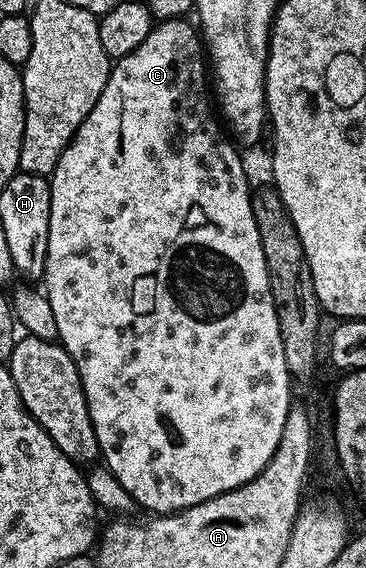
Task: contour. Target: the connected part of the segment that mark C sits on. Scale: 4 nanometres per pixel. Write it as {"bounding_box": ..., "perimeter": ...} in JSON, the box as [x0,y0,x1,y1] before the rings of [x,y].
{"bounding_box":[42,17,294,515],"perimeter":[[[181,17],[157,22],[138,49],[111,64],[102,97],[98,97],[94,109],[90,109],[86,121],[82,121],[76,130],[76,135],[50,176],[52,196],[42,280],[42,291],[54,311],[58,342],[66,349],[66,353],[70,353],[84,386],[86,405],[98,437],[103,466],[112,471],[114,477],[118,477],[122,489],[130,493],[136,504],[145,507],[148,510],[145,512],[157,515],[185,511],[187,507],[210,501],[210,497],[238,489],[262,473],[262,469],[274,457],[274,449],[278,449],[288,408],[293,402],[294,383],[289,376],[282,349],[266,257],[262,253],[262,241],[258,237],[258,225],[252,212],[248,175],[244,172],[244,163],[235,151],[237,148],[233,140],[222,130],[214,114],[210,102],[210,83],[206,78],[206,48],[199,30],[193,24],[191,27],[188,21]]]}

